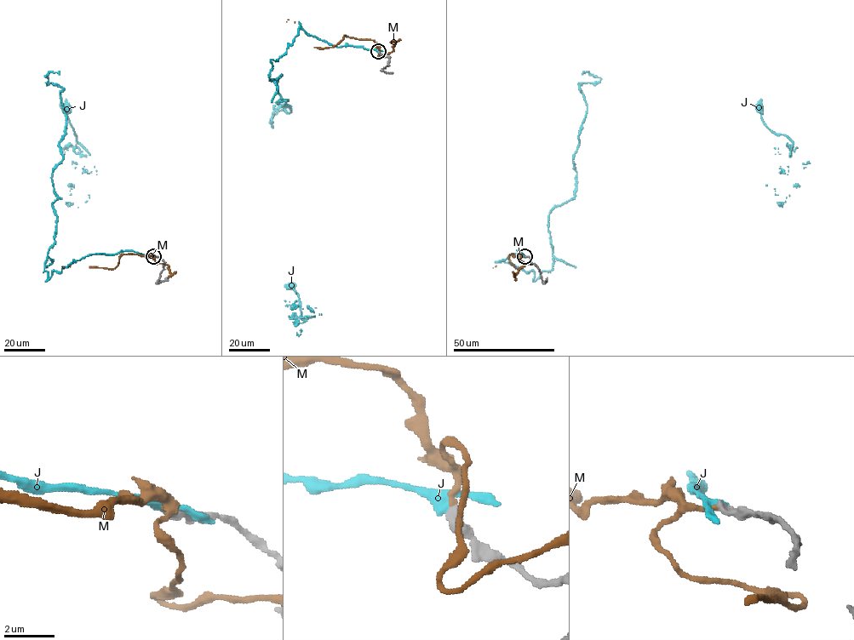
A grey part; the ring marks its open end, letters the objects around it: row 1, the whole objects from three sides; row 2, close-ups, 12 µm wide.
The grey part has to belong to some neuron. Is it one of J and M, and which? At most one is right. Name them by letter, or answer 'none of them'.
M

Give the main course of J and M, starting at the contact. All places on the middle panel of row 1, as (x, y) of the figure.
J: (378, 51), (300, 29), (270, 60), (290, 111), (272, 118), (290, 286)
M: (379, 51), (371, 39), (345, 35), (332, 47), (314, 47), (288, 19)

